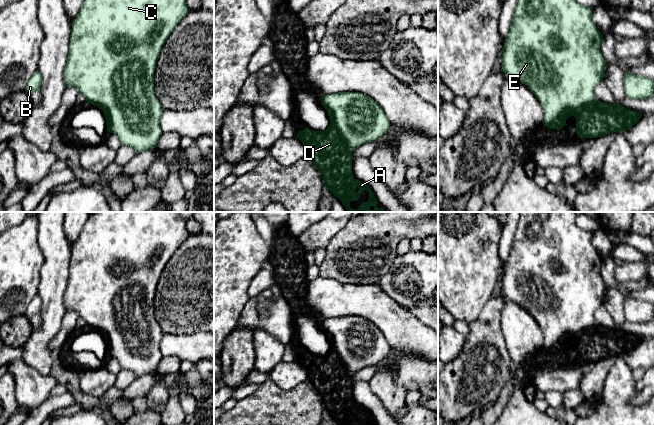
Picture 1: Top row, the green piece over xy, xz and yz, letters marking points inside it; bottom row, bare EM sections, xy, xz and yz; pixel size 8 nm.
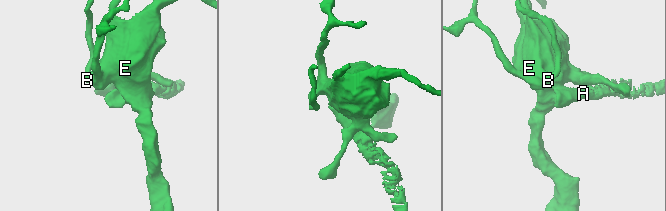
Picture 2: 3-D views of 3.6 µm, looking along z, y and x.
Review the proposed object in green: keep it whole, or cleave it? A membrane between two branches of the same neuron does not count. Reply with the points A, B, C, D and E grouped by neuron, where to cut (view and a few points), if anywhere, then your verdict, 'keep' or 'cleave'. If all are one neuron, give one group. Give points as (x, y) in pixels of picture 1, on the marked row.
groups A D / B C E; cut xz (327, 111), (349, 146), (351, 148), (354, 144), (360, 144); cleave

